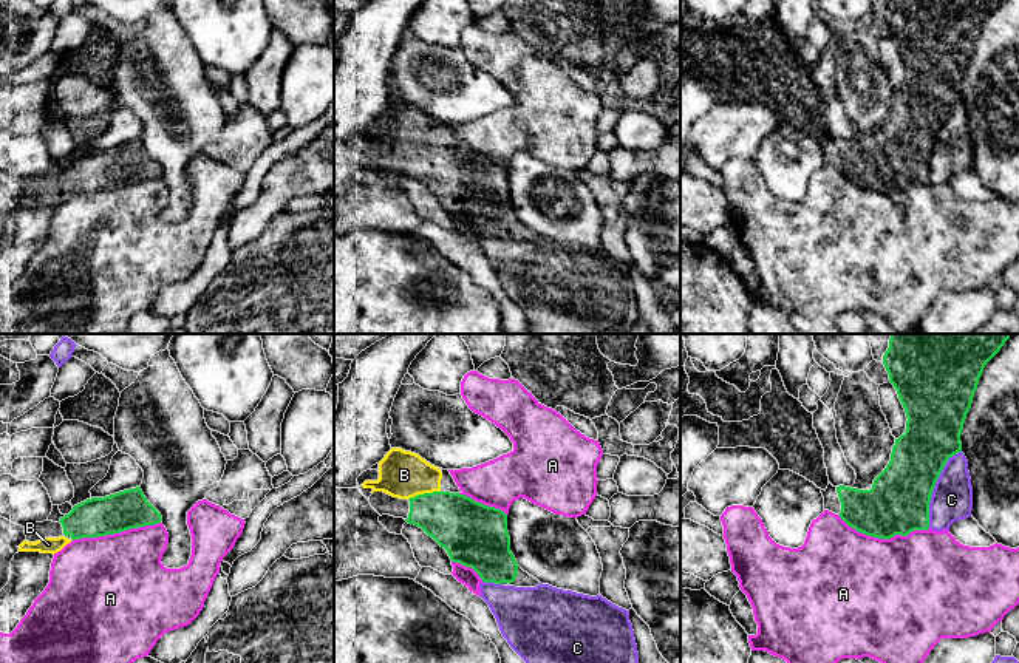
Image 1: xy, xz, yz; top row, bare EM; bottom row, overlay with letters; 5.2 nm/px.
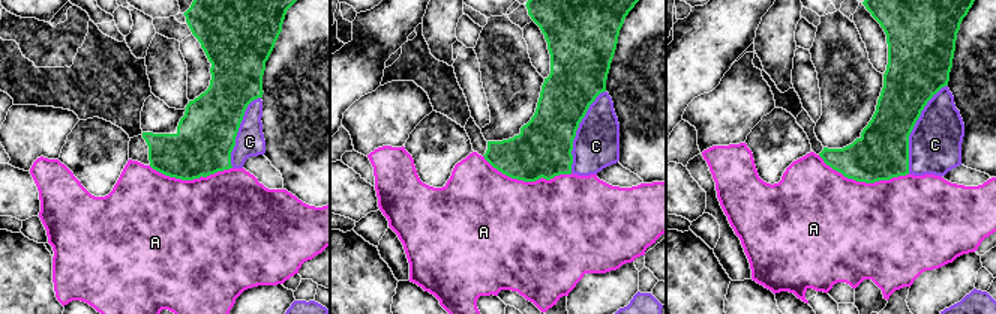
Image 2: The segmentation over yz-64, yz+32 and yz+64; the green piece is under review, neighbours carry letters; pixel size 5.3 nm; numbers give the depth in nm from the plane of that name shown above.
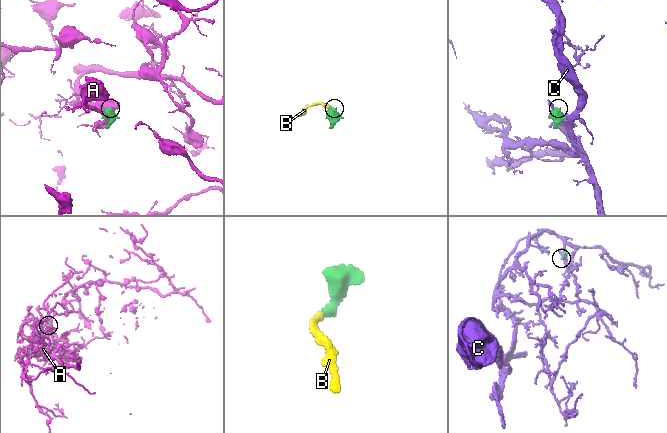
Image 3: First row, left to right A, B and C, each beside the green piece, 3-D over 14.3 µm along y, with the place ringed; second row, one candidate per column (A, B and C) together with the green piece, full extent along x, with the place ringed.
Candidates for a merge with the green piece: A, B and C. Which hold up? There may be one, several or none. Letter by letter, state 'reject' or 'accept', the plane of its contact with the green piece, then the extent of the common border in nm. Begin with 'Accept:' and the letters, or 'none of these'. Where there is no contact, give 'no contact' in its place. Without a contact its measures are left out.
Accept: B
A: reject; contact in yz; length 480 nm
B: accept; contact in xz; length 180 nm
C: reject; contact in yz; length 440 nm

